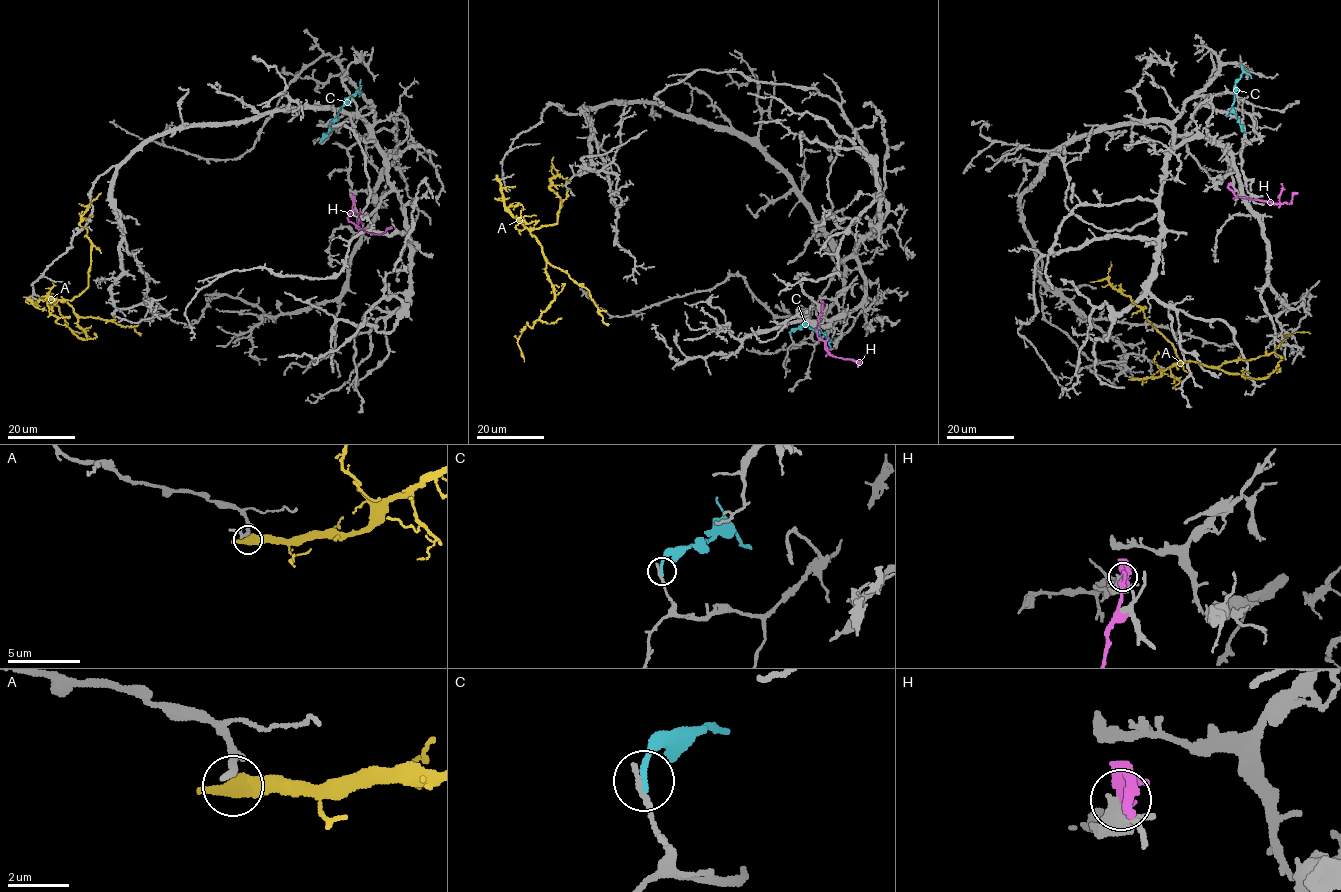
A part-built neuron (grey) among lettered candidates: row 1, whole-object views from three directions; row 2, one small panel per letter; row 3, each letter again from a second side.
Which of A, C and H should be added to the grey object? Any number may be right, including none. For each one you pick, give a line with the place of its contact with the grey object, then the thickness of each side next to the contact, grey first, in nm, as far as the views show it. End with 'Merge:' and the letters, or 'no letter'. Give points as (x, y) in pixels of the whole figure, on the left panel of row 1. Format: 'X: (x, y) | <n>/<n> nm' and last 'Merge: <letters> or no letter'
Merge: no letter

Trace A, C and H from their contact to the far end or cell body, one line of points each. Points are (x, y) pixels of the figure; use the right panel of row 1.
A: (1131, 378), (1158, 377), (1189, 361), (1264, 379), (1281, 359), (1275, 351), (1280, 343), (1291, 334), (1310, 333)
C: (1247, 132), (1232, 108), (1235, 83), (1243, 72), (1251, 78)
H: (1230, 183), (1229, 188), (1237, 196), (1273, 203), (1289, 204), (1292, 195), (1297, 192)

